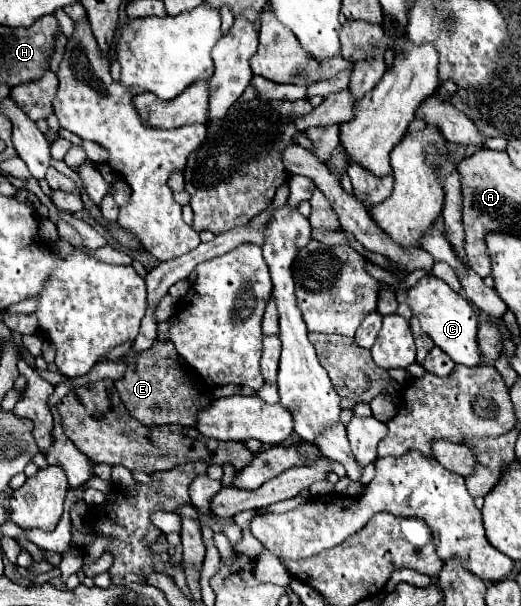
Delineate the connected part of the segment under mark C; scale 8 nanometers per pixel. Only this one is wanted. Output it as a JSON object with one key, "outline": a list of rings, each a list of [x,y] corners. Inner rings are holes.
{"outline":[[[427,274],[425,278],[421,278],[405,294],[407,294],[407,304],[413,312],[413,316],[419,318],[423,332],[435,342],[435,346],[439,346],[443,352],[447,352],[453,358],[453,362],[457,362],[457,364],[465,364],[465,366],[481,364],[481,352],[477,346],[479,320],[477,320],[471,304],[463,296],[453,292],[443,280],[439,280],[433,274]]]}

